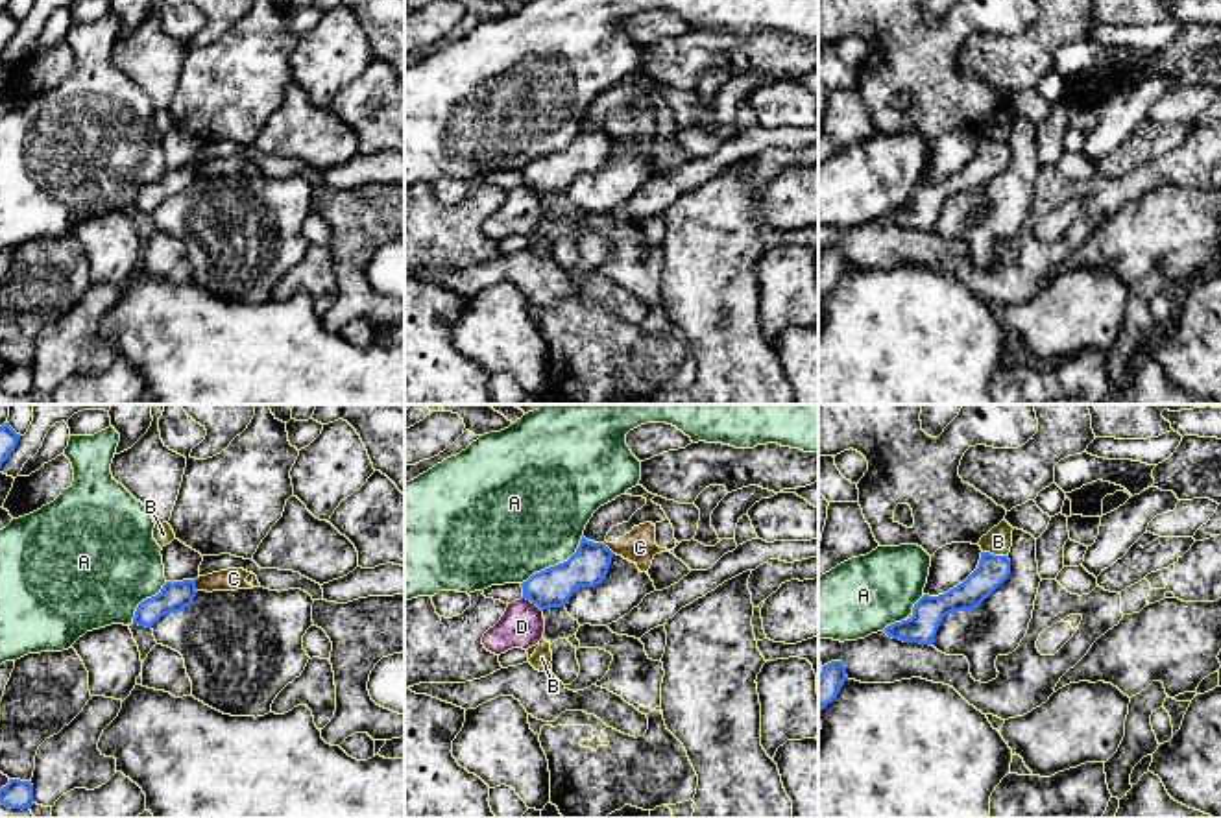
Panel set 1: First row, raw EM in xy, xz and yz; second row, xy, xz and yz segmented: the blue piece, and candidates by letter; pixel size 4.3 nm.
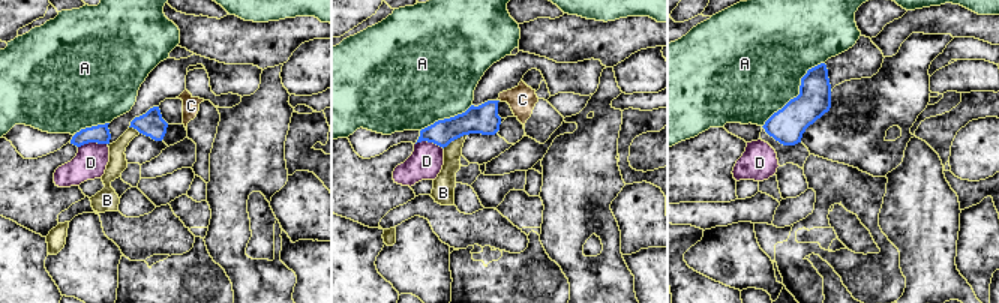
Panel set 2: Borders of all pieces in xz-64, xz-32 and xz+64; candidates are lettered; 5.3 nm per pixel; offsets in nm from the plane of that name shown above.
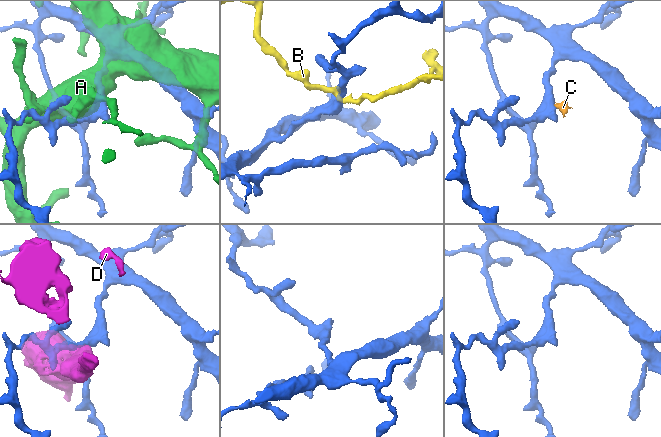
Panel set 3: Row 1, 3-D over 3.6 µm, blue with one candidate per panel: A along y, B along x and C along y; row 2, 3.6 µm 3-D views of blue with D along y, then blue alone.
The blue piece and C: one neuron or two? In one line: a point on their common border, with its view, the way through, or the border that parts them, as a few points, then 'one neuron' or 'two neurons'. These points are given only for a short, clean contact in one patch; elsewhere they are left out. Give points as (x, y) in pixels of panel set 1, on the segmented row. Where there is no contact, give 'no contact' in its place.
xy (194, 586) | along xy (194, 580), (196, 591) | two neurons

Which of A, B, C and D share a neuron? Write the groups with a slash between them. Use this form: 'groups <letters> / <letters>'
groups A / B / C / D

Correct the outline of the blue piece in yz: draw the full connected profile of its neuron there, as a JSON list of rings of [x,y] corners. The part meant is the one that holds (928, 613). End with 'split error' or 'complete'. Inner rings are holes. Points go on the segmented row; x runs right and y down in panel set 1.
[[[981,552],[977,569],[944,595],[924,595],[913,607],[913,617],[887,626],[883,632],[903,643],[933,644],[942,619],[955,611],[972,611],[988,598],[1010,574],[1009,556]]]; complete

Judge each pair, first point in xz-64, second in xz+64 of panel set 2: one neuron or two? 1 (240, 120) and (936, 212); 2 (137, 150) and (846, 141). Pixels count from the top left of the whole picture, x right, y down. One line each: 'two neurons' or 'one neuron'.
1: one neuron
2: one neuron

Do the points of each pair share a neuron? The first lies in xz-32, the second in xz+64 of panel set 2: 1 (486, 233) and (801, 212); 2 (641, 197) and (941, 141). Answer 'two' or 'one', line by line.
1: two
2: two

